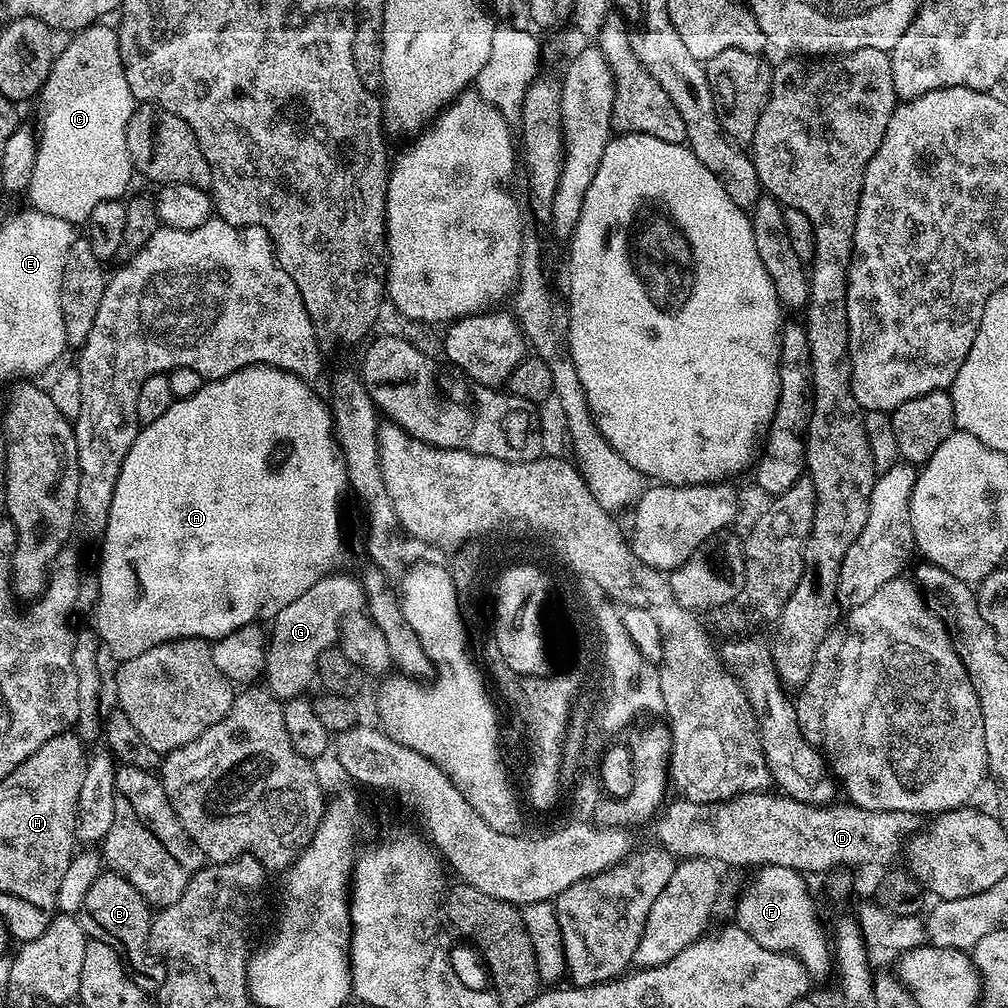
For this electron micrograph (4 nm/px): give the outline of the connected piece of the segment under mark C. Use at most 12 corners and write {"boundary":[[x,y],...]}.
{"boundary":[[89,24],[38,91],[26,197],[87,221],[134,176],[117,29]]}

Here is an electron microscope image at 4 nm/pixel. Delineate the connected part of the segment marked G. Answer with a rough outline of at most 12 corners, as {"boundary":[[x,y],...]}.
{"boundary":[[340,570],[272,617],[266,687],[304,696],[341,622],[365,607]]}

